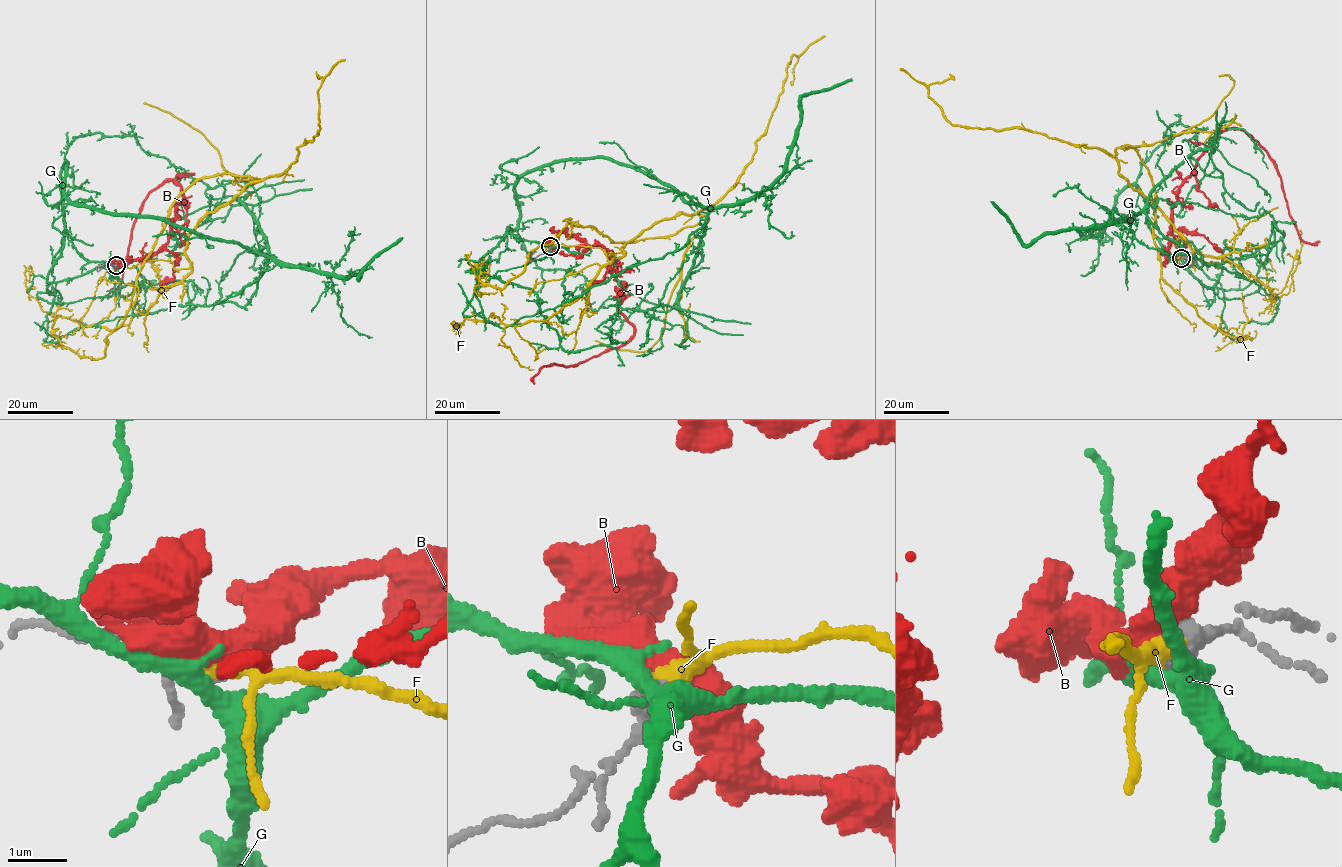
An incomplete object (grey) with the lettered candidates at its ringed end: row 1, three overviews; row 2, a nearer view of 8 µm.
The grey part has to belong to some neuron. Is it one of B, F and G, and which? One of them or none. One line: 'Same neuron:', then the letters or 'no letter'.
Same neuron: F

